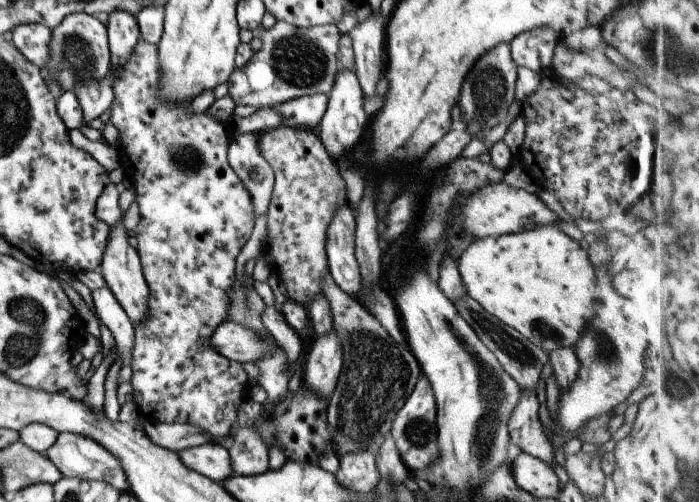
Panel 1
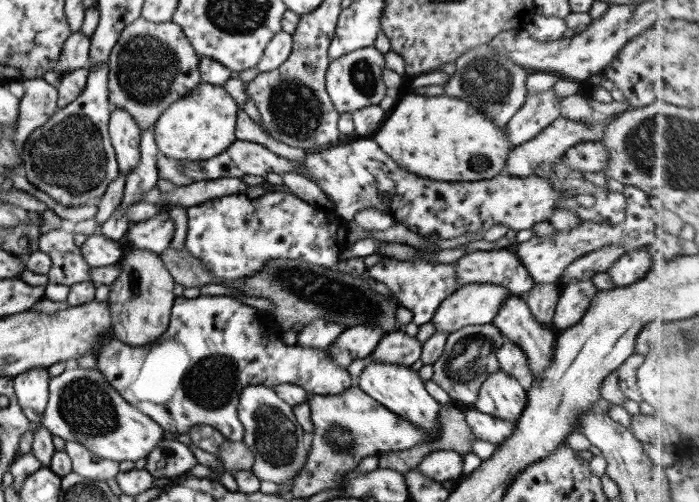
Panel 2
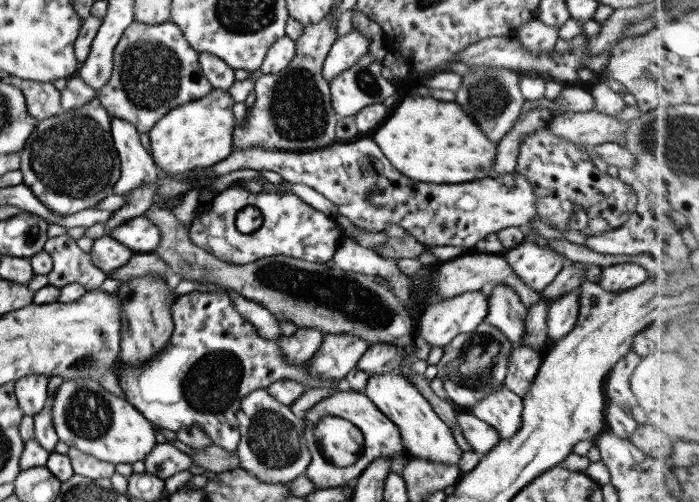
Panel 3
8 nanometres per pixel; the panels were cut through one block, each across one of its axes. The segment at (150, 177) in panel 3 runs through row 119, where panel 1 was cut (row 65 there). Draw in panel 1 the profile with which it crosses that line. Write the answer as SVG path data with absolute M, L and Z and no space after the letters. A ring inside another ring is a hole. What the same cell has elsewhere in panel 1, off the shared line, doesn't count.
M112 11L105 24L111 71L119 69L132 54L140 38L138 23L126 11Z

